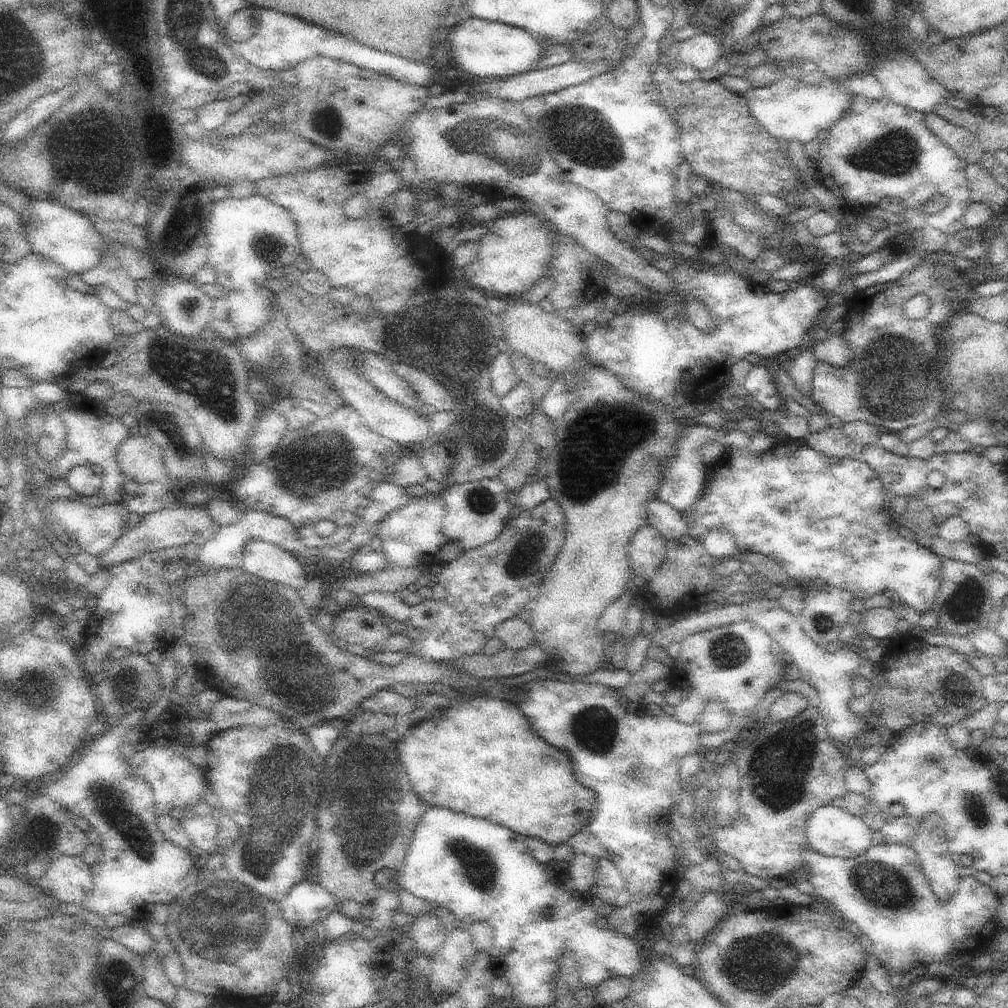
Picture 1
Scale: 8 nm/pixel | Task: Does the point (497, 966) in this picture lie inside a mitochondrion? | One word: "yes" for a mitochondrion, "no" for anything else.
no

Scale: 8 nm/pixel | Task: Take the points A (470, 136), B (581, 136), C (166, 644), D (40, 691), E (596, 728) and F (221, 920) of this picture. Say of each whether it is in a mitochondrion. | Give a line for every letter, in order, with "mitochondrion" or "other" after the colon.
A: mitochondrion
B: mitochondrion
C: other
D: mitochondrion
E: mitochondrion
F: mitochondrion

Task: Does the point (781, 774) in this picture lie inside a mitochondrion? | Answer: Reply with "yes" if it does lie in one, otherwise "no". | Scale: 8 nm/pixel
yes

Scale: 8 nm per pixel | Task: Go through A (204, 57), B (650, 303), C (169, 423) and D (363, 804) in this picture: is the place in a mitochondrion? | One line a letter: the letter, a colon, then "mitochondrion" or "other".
A: mitochondrion
B: other
C: mitochondrion
D: mitochondrion

